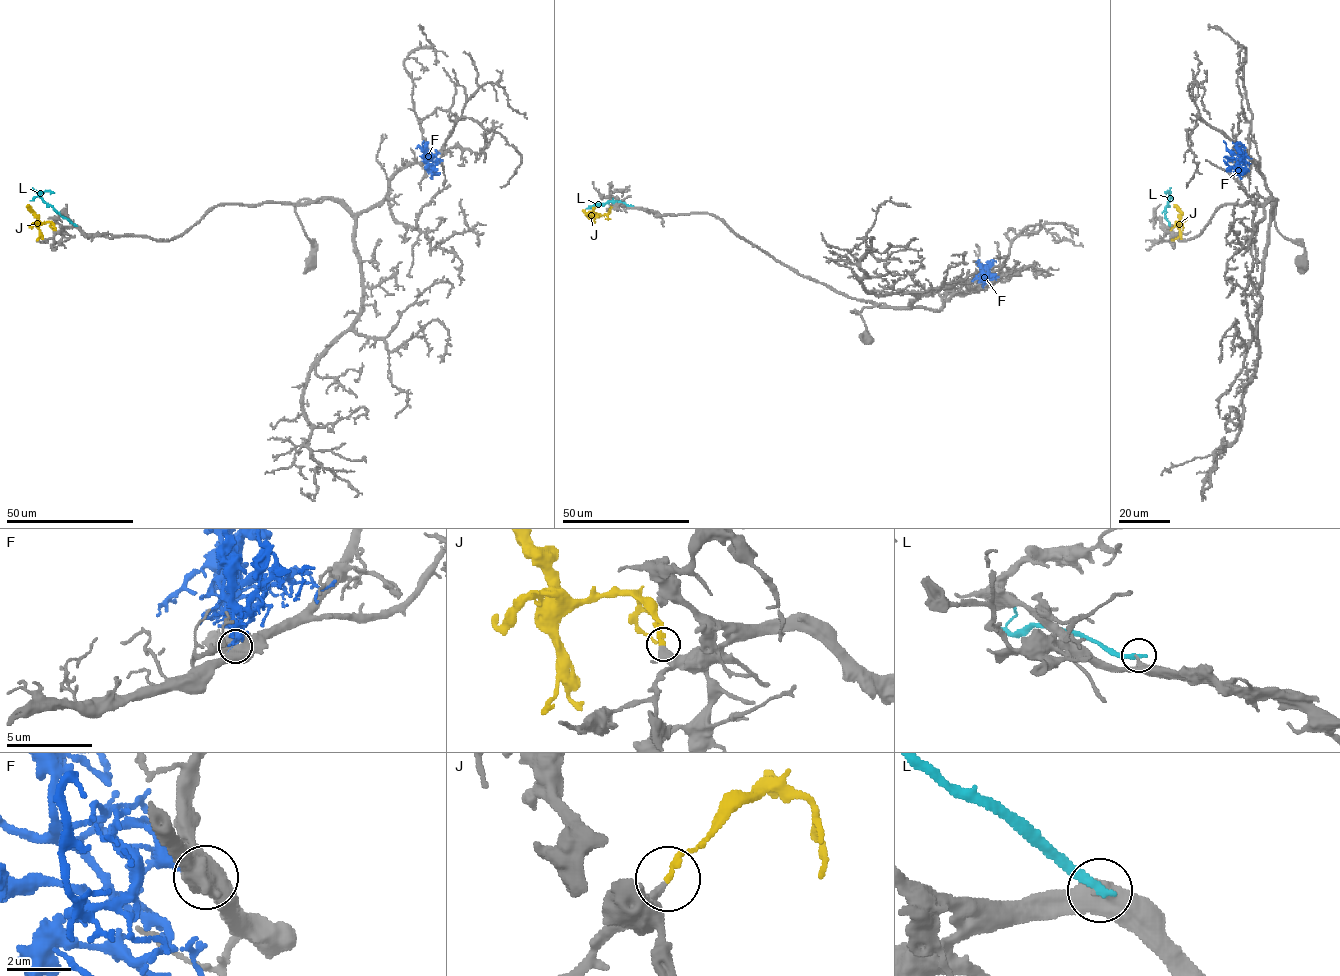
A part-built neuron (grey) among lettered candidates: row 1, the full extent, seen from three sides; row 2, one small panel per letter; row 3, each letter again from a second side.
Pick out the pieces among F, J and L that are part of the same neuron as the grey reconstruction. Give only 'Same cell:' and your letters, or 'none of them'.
Same cell: J

